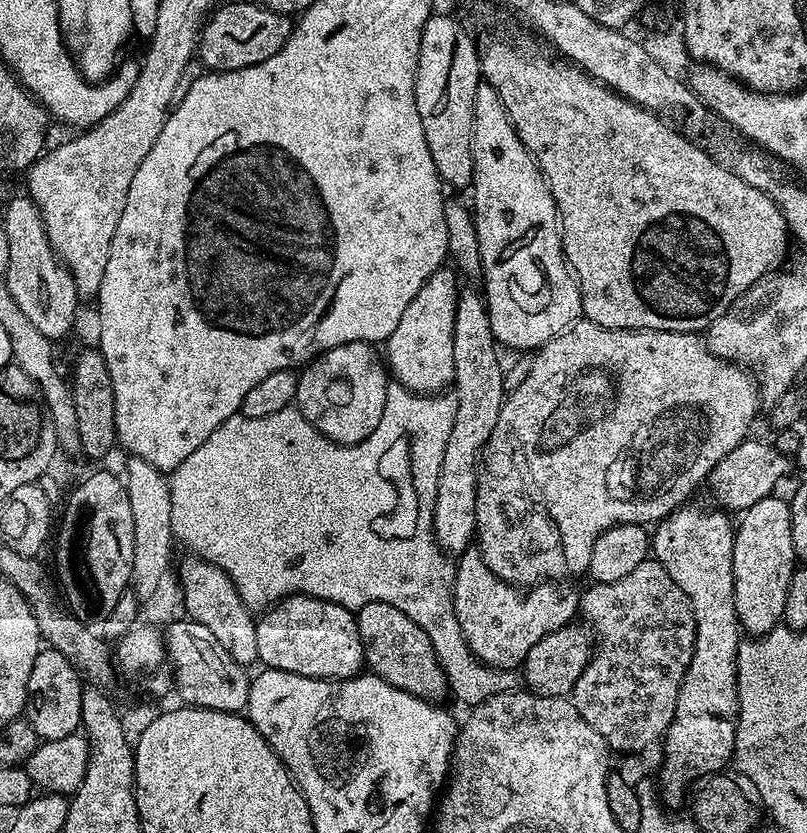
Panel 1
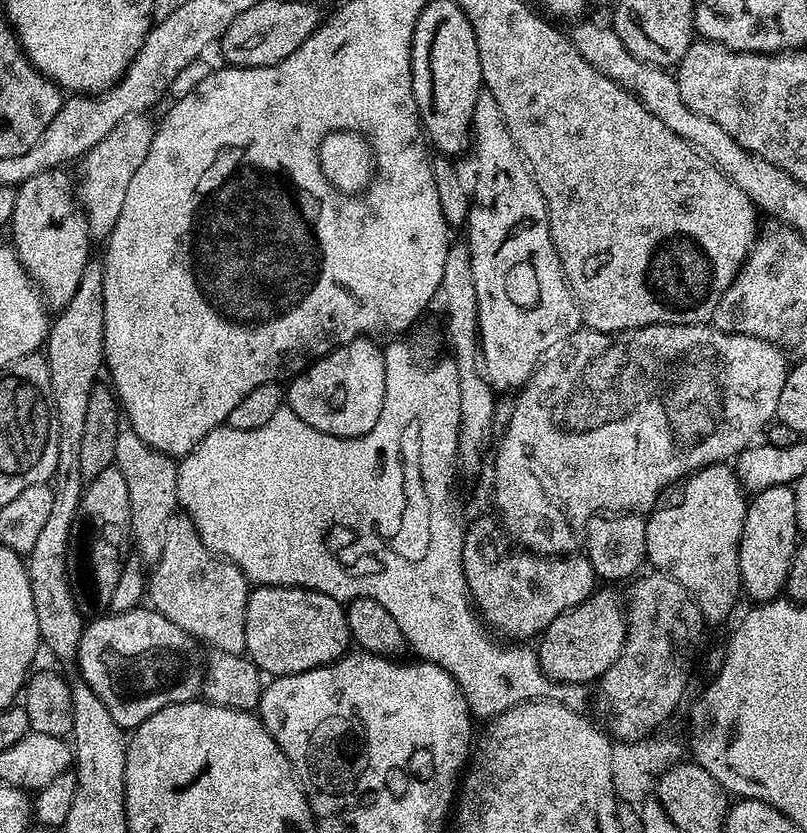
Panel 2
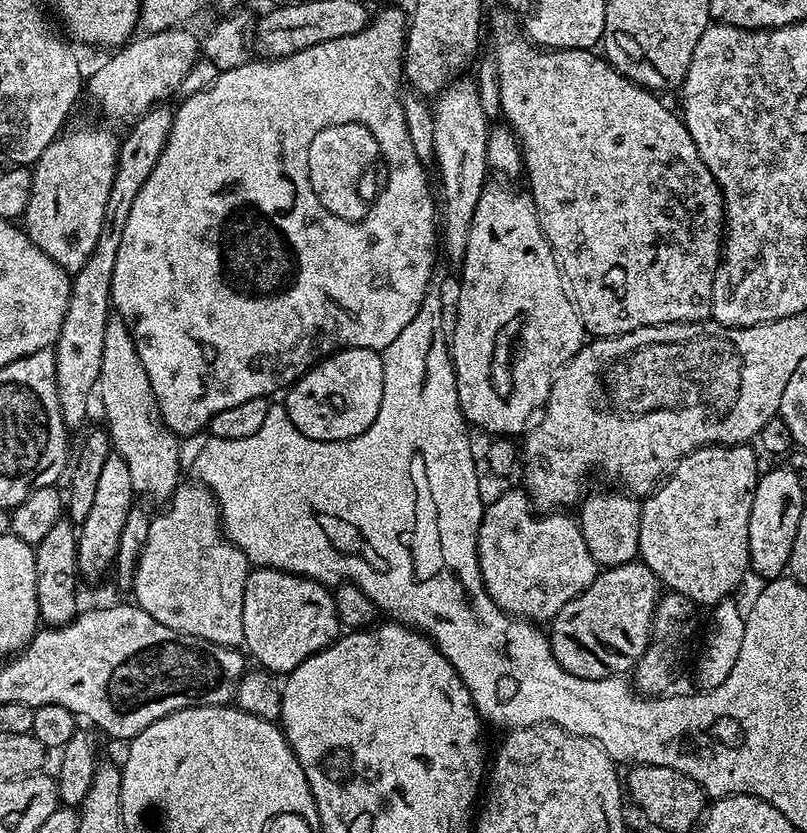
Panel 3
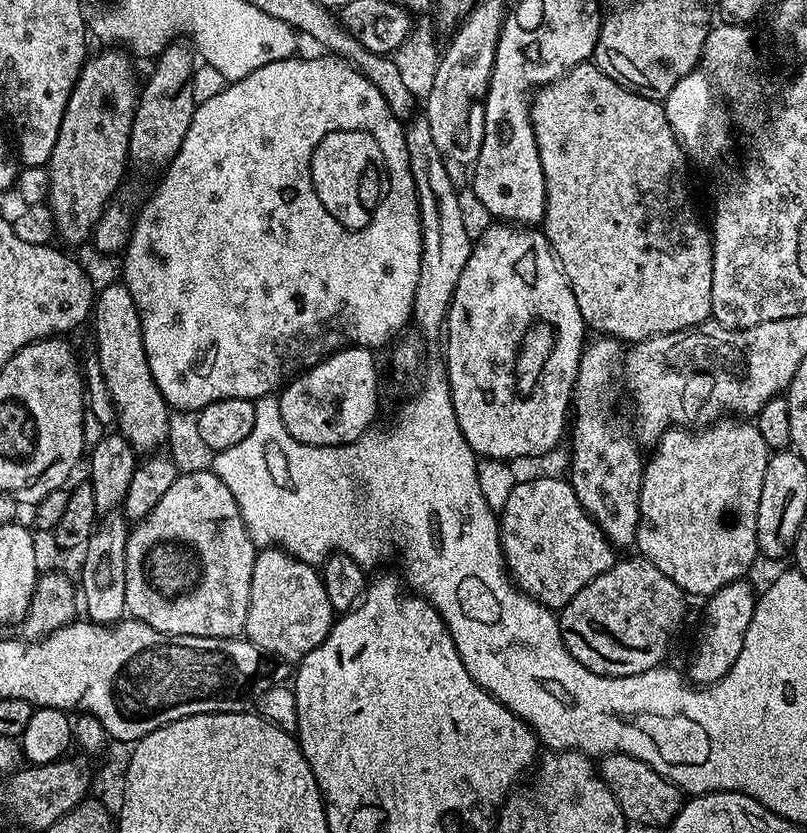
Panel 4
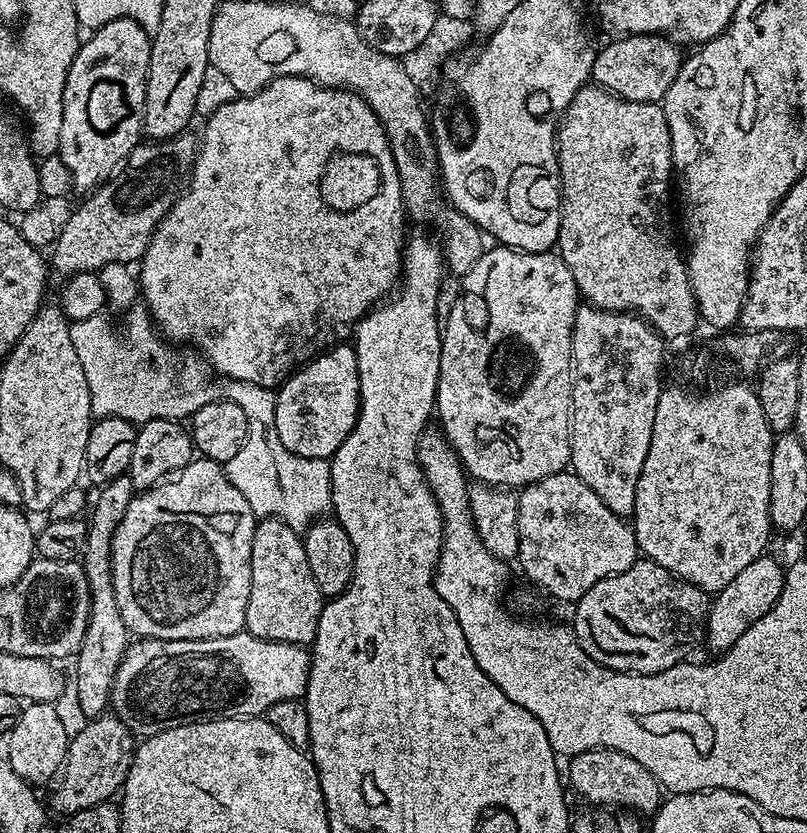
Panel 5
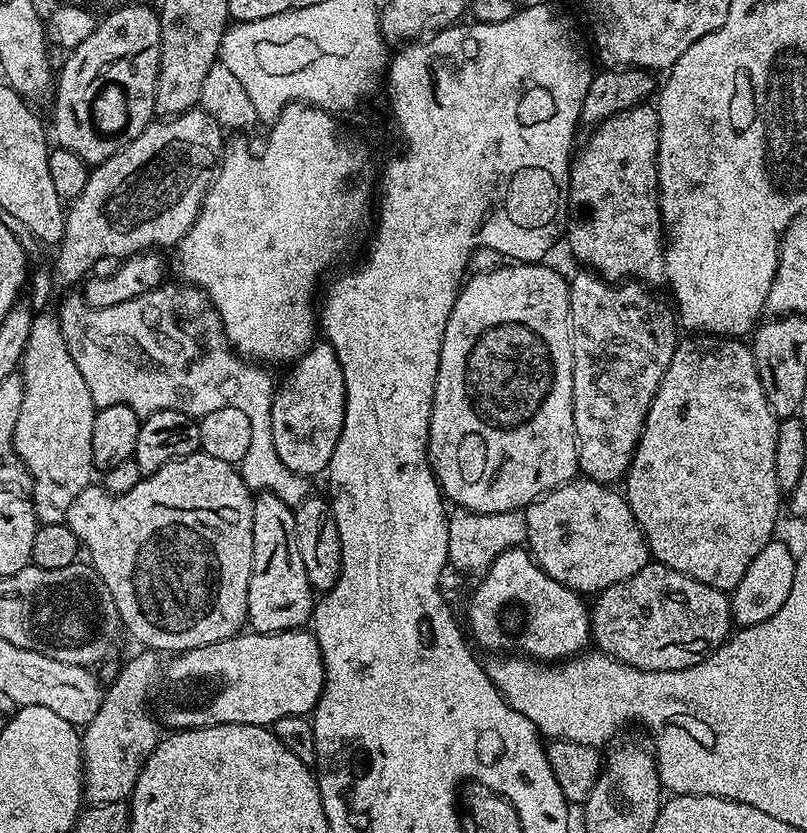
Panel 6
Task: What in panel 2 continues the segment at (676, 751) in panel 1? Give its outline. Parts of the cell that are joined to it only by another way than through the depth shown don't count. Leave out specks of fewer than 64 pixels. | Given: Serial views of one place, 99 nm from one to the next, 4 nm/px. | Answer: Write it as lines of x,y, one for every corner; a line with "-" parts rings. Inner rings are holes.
727,463
711,464
698,469
683,481
679,489
680,501
669,508
657,507
647,517
646,557
649,565
655,566
674,582
678,582
692,596
692,600
700,608
705,621
724,620
736,608
736,599
741,599
740,587
740,539
742,526
746,518
749,497
746,495
735,471

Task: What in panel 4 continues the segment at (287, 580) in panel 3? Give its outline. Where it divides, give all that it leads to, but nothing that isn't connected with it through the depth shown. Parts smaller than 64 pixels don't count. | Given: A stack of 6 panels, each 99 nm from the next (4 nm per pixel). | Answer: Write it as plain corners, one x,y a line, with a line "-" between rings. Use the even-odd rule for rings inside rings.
262,548
257,551
254,574
250,578
250,606
246,614
243,635
261,653
277,656
280,660
298,662
310,650
314,650
330,634
334,613
330,598
326,598
326,586
322,586
319,571
313,565
291,556
283,548

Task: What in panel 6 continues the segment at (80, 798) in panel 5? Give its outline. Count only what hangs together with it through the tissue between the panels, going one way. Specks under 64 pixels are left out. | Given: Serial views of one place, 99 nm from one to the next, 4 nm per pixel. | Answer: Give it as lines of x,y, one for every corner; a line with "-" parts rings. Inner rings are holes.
140,650
133,660
125,662
124,668
122,664
116,679
107,685
102,702
98,706
98,714
94,714
89,724
83,725
80,753
84,756
84,800
89,805
119,804
127,801
138,782
138,774
143,770
146,758
150,758
150,754
162,739
161,725
157,717
148,713
148,695
155,684
157,687
158,677
162,672
162,660
160,664
159,659
161,660
161,657
155,651

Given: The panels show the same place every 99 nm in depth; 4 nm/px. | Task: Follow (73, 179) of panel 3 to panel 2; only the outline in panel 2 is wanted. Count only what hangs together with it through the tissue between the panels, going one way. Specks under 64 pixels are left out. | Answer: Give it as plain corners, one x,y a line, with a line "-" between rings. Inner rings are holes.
49,170
19,184
10,225
10,244
16,249
21,266
28,271
41,296
56,310
64,308
70,298
74,298
82,270
86,270
90,259
88,220
84,209
74,199
73,177
71,180
64,172
67,171

